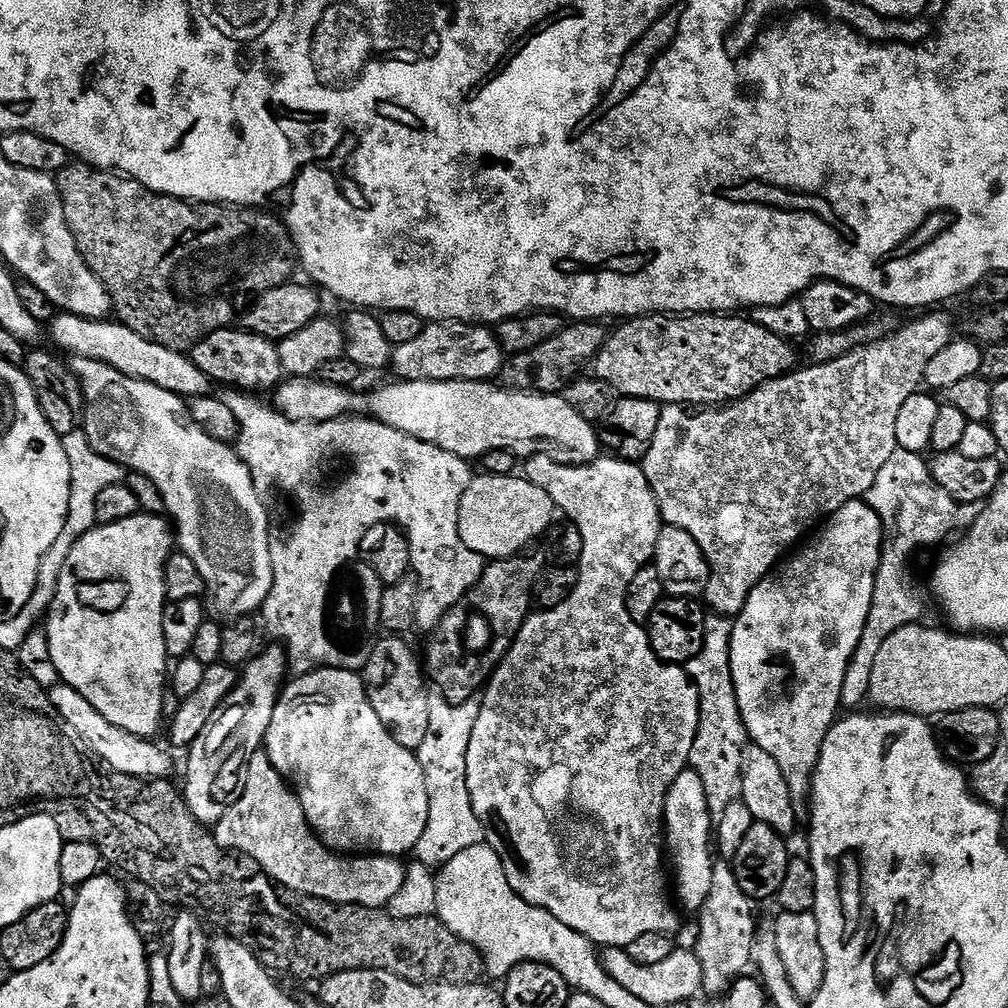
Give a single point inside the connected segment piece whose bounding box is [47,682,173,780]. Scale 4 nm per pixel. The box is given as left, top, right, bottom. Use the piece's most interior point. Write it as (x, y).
(126, 753)

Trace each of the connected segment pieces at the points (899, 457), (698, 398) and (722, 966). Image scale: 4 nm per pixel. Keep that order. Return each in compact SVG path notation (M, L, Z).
M897 448L886 466L878 470L878 478L874 478L874 486L870 486L866 503L872 507L874 514L884 527L884 551L880 554L880 565L876 575L876 589L870 606L870 614L866 618L866 630L862 630L862 638L852 655L852 661L846 666L846 682L842 682L841 705L848 710L856 710L860 703L868 700L870 690L870 674L874 674L874 661L878 659L878 653L882 651L882 642L894 634L894 630L902 630L907 624L915 624L923 621L924 611L928 608L928 596L930 592L912 577L912 559L919 548L932 548L943 540L948 540L952 535L963 533L972 527L980 513L980 504L959 504L946 490L939 487L933 479L929 461L919 452L911 452L905 448Z
M653 314L629 319L608 341L592 361L595 379L606 382L621 397L646 398L661 406L723 406L741 400L771 380L797 371L796 347L770 330L762 330L751 318L740 314Z
M718 860L713 863L714 874L722 878L710 882L710 894L706 898L704 907L698 913L700 919L700 933L696 936L694 951L696 957L702 962L704 971L705 993L723 997L728 991L733 980L745 975L753 963L753 948L758 935L756 928L756 912L754 902L744 893L742 886L738 886L735 878L724 880L724 876L733 875L733 867L726 860Z

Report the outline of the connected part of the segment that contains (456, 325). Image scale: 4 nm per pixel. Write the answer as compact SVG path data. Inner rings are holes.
M432 322L422 330L418 338L392 349L391 371L397 372L400 380L482 380L491 381L499 377L506 353L500 345L495 331L488 326L477 326L472 322Z

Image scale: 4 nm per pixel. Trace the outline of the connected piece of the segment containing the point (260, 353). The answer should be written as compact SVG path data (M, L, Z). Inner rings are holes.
M220 328L191 345L190 355L198 370L205 372L209 381L216 383L217 380L218 383L224 384L220 386L231 386L236 390L275 389L285 379L279 347L258 334L237 328Z

